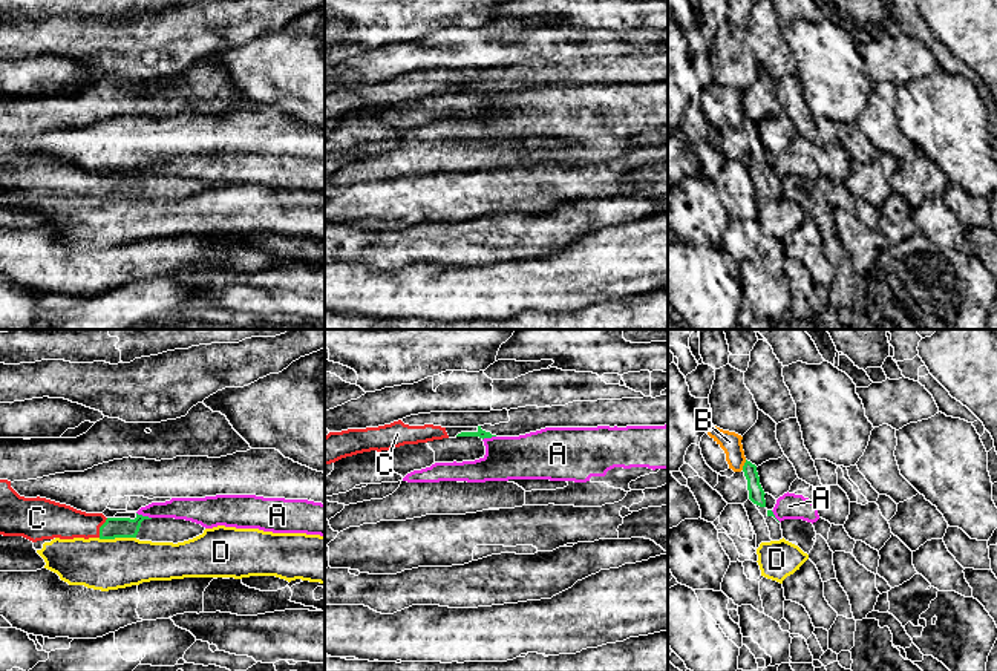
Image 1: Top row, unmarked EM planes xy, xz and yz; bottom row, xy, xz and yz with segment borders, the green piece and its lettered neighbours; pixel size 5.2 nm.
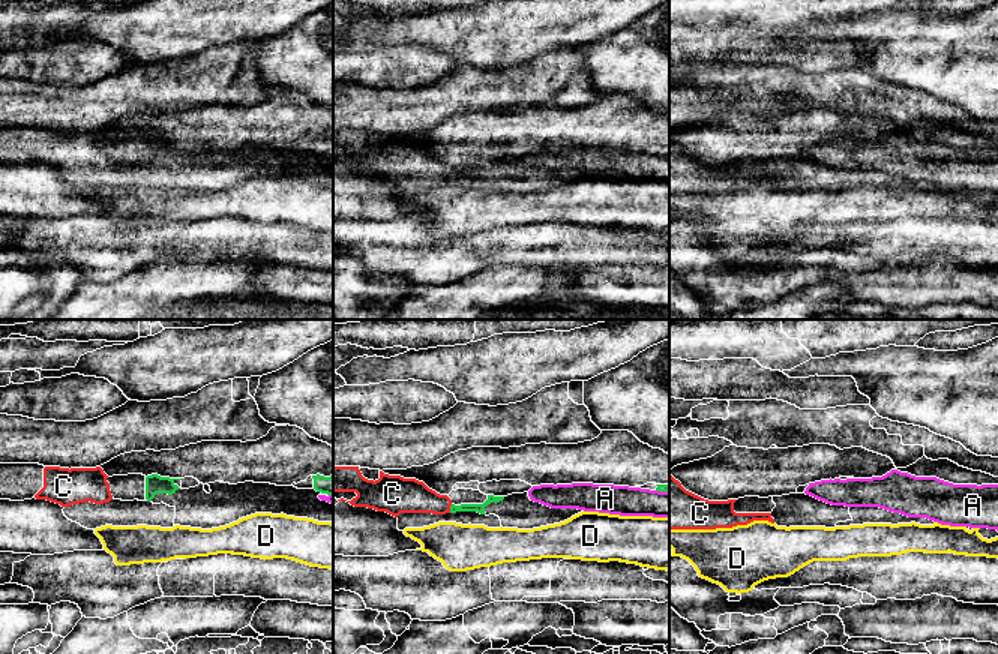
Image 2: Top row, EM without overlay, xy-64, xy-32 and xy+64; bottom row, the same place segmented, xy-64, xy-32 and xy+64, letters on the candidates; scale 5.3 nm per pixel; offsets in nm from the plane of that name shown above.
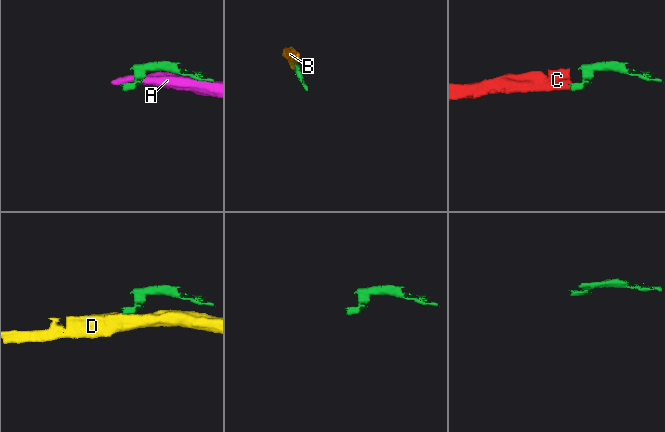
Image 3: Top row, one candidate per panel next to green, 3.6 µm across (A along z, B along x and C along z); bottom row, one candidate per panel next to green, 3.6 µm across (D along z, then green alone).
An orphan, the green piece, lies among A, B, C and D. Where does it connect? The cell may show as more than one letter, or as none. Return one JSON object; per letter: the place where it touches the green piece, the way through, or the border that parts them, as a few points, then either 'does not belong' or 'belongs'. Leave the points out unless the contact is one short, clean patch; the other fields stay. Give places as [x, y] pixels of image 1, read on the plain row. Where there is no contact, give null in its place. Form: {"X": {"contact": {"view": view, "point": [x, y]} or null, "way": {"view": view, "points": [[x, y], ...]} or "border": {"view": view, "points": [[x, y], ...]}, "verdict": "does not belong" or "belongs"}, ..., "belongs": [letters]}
{"A": {"contact": {"view": "xy", "point": [144, 173]}, "verdict": "does not belong"}, "B": {"contact": {"view": "yz", "point": [745, 121]}, "border": {"view": "yz", "points": [[746, 117], [742, 126]]}, "verdict": "does not belong"}, "C": {"contact": {"view": "xy", "point": [100, 184]}, "way": {"view": "xy", "points": [[114, 184], [100, 184], [54, 176]]}, "verdict": "belongs"}, "D": {"contact": {"view": "xy", "point": [117, 193]}, "border": {"view": "xy", "points": [[135, 193], [98, 195]]}, "verdict": "does not belong"}, "belongs": ["C"]}

